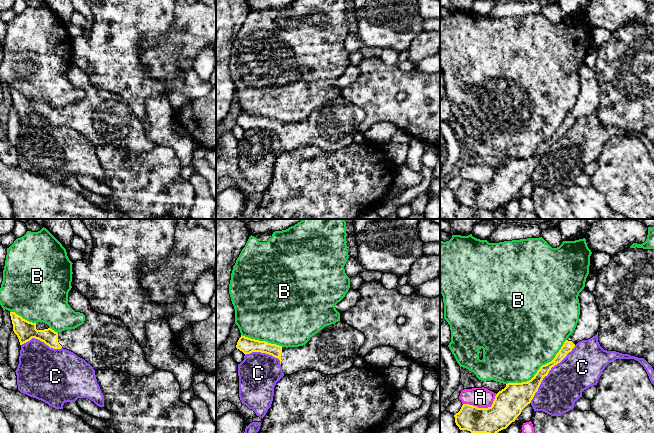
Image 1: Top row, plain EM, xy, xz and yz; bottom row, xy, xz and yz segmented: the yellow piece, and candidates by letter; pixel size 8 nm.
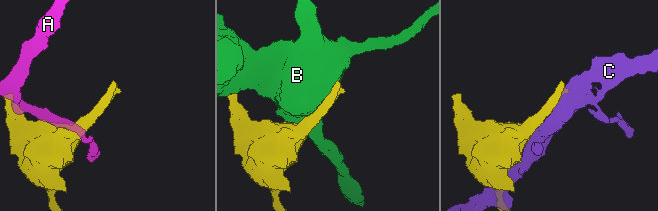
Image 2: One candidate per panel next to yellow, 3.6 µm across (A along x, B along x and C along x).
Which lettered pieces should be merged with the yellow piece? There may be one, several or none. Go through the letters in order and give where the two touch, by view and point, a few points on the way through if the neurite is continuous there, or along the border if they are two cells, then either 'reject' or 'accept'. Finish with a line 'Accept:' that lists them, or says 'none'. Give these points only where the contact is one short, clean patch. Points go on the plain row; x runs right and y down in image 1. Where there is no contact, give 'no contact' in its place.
A: contact yz (482, 184); reject
B: contact yz (539, 145); reject
C: contact yz (548, 148); reject
Accept: none

